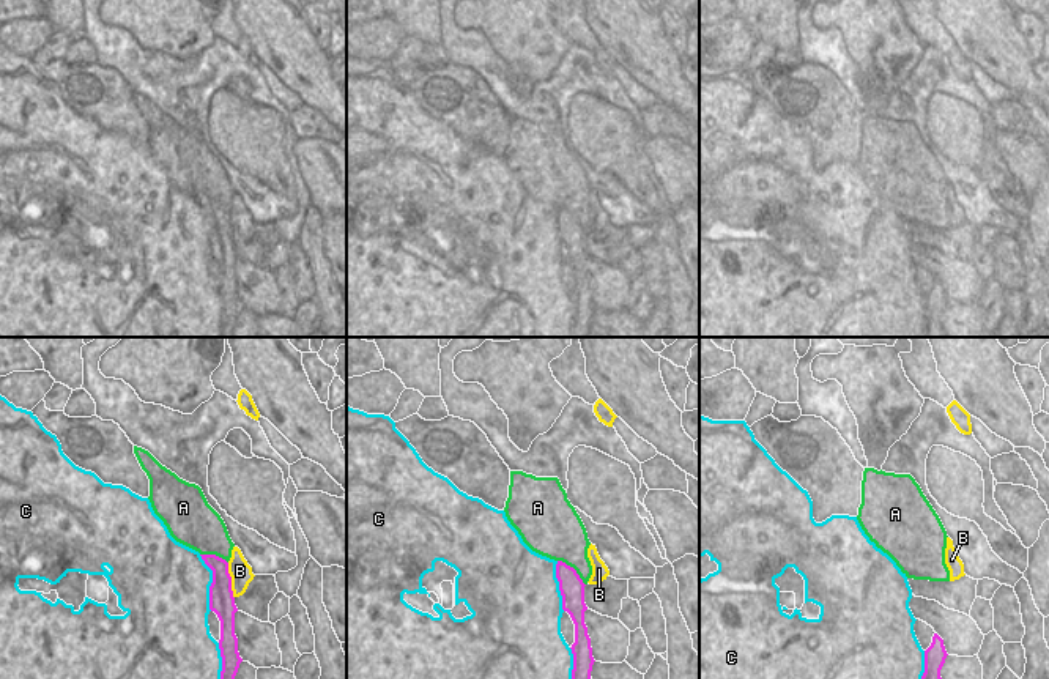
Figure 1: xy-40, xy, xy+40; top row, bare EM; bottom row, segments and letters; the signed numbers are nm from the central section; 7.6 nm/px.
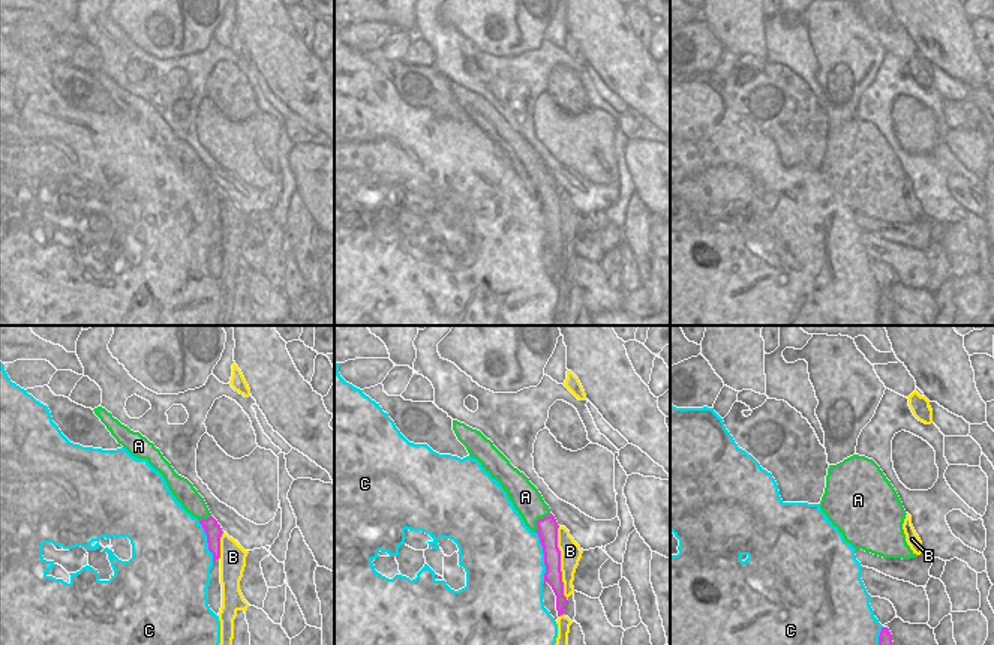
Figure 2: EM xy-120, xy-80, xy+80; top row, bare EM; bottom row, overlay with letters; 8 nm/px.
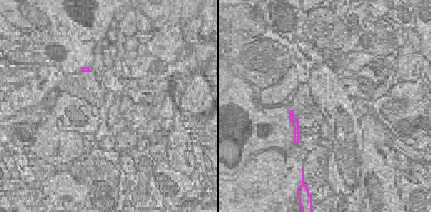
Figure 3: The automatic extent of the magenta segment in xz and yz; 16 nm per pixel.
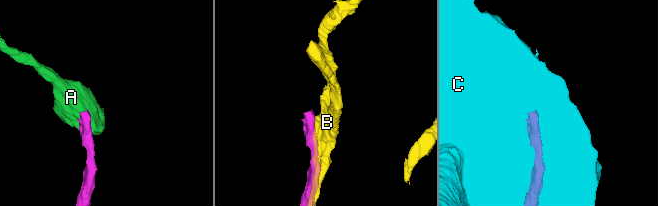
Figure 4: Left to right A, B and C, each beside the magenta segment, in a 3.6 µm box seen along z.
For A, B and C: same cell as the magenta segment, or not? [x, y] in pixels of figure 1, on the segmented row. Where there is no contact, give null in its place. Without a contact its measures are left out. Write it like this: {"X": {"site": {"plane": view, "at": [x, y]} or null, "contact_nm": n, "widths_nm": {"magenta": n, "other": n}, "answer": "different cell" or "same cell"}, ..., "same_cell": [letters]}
{"A": {"site": {"plane": "xy", "at": [574, 569]}, "contact_nm": 300, "widths_nm": {"magenta": 190, "other": 340}, "answer": "same cell"}, "B": {"site": {"plane": "xy-40", "at": [230, 580]}, "contact_nm": 280, "widths_nm": {"magenta": 190, "other": 170}, "answer": "different cell"}, "C": {"site": {"plane": "xy-40", "at": [211, 583]}, "contact_nm": 440, "widths_nm": {"magenta": 190, "other": 460}, "answer": "different cell"}, "same_cell": ["A"]}

